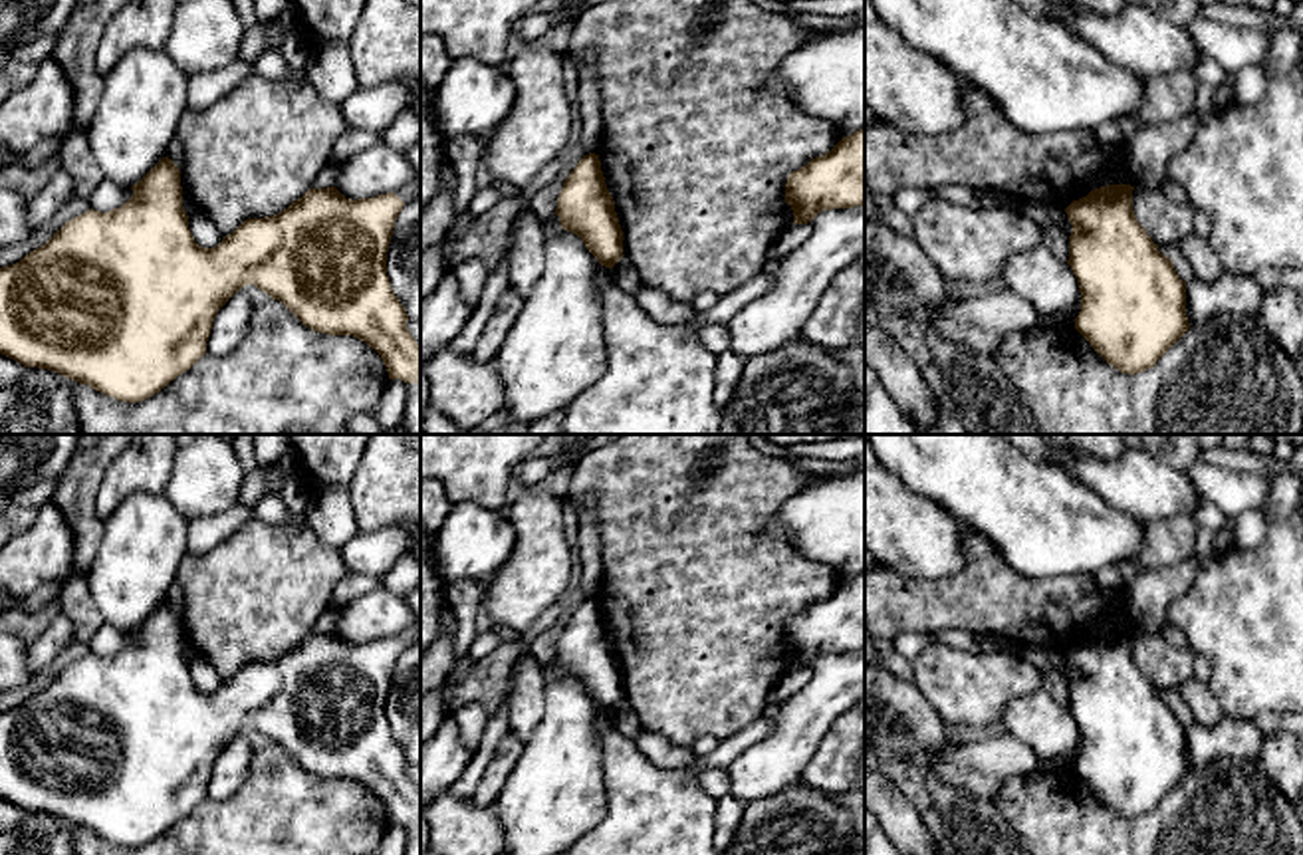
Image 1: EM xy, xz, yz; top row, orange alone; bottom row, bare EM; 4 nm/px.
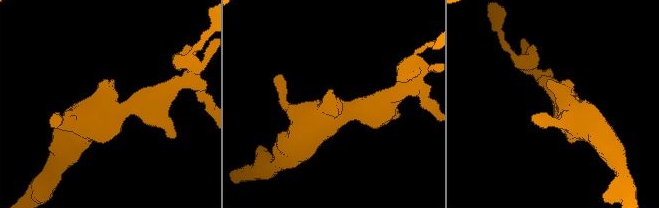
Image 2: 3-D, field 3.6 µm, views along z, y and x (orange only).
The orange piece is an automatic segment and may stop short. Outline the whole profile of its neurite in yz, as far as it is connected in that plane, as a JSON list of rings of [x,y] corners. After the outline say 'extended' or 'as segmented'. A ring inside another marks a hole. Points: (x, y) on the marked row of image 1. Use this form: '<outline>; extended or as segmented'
[[[1107,184],[1065,208],[1073,226],[1067,264],[1081,292],[1075,329],[1109,365],[1128,375],[1154,367],[1190,329],[1186,282],[1138,224],[1132,210],[1132,190],[1130,184]]]; as segmented

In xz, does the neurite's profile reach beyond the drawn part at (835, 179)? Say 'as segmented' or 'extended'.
as segmented

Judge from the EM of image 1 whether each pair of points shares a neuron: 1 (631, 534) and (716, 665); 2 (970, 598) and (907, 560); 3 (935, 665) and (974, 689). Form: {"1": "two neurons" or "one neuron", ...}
{"1": "one neuron", "2": "two neurons", "3": "one neuron"}

